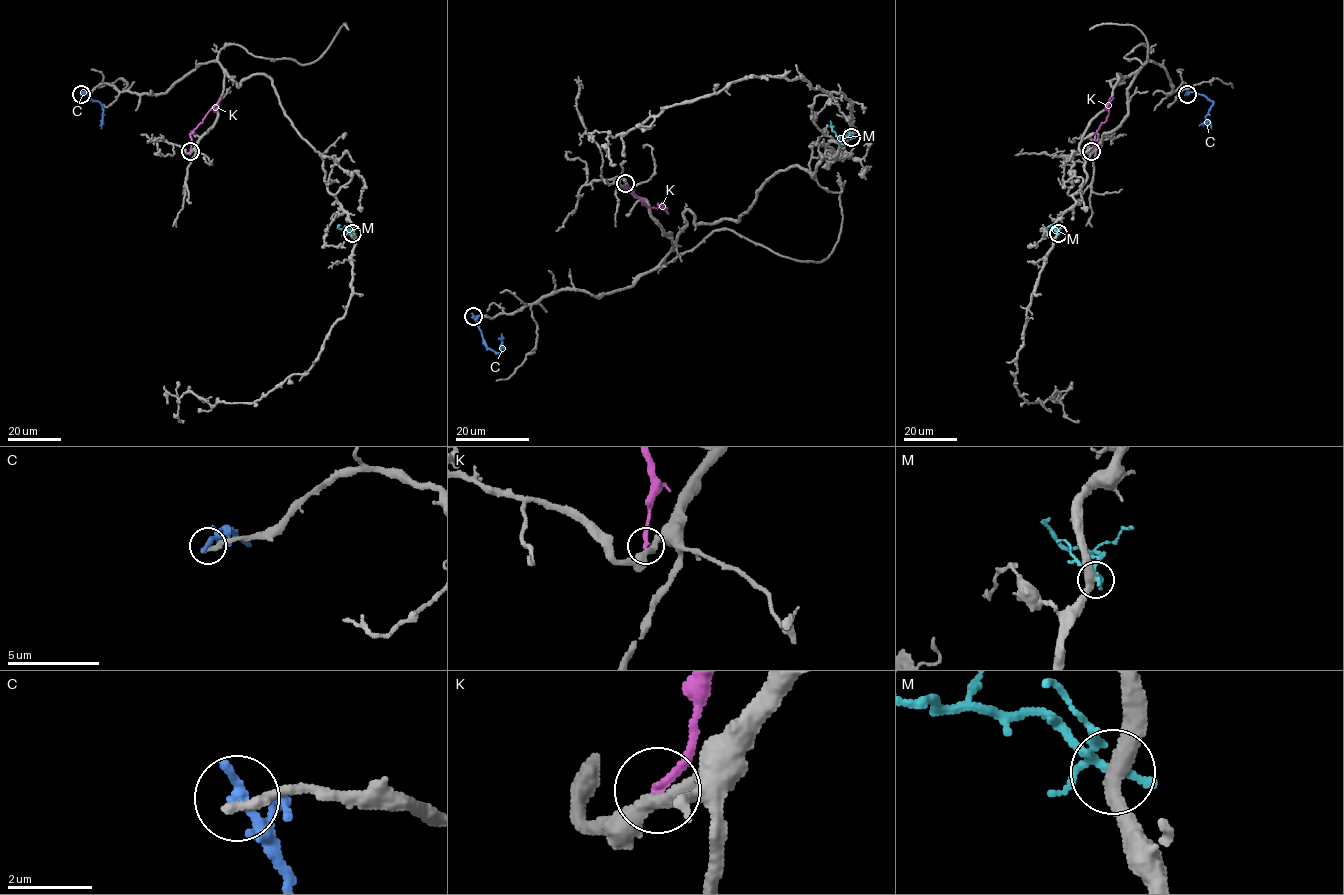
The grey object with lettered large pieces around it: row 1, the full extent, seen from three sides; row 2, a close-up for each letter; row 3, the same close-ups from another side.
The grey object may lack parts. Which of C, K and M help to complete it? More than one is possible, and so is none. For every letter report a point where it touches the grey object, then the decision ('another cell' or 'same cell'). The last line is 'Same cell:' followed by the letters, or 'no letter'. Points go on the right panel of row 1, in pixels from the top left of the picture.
C: meets grey at (1187, 94); another cell
K: meets grey at (1091, 151); another cell
M: meets grey at (1058, 233); another cell
Same cell: no letter

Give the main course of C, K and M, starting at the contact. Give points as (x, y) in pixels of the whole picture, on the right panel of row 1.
C: (1186, 94), (1192, 92), (1212, 101), (1205, 117), (1211, 128)
K: (1091, 151), (1095, 134), (1106, 120), (1113, 97)
M: (1058, 233), (1059, 229), (1047, 227)

